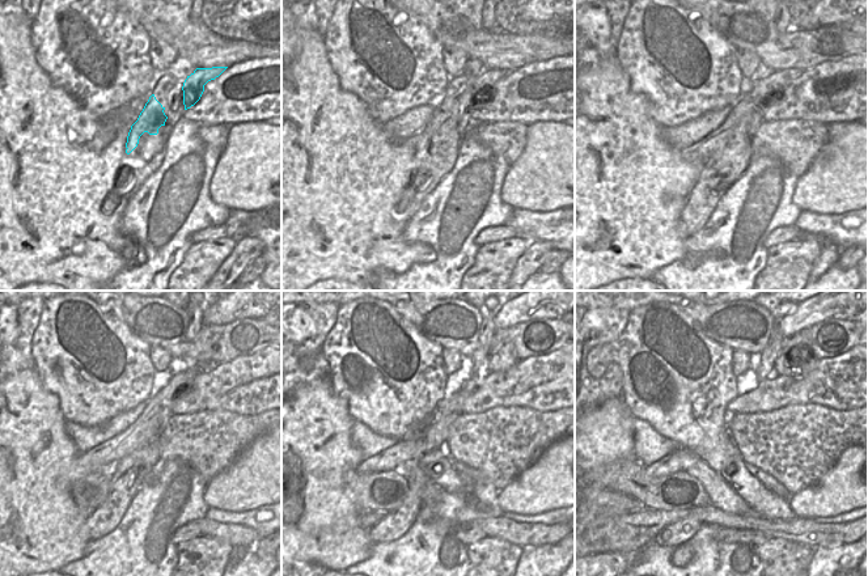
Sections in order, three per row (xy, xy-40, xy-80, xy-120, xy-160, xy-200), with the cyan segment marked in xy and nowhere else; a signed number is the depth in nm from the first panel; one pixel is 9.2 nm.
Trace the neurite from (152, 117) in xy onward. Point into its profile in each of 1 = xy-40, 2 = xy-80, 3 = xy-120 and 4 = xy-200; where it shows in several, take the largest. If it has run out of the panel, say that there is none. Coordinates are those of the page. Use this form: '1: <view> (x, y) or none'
1: xy-40 (447, 115)
2: xy-80 (741, 115)
3: xy-120 (109, 452)
4: xy-200 (680, 460)

